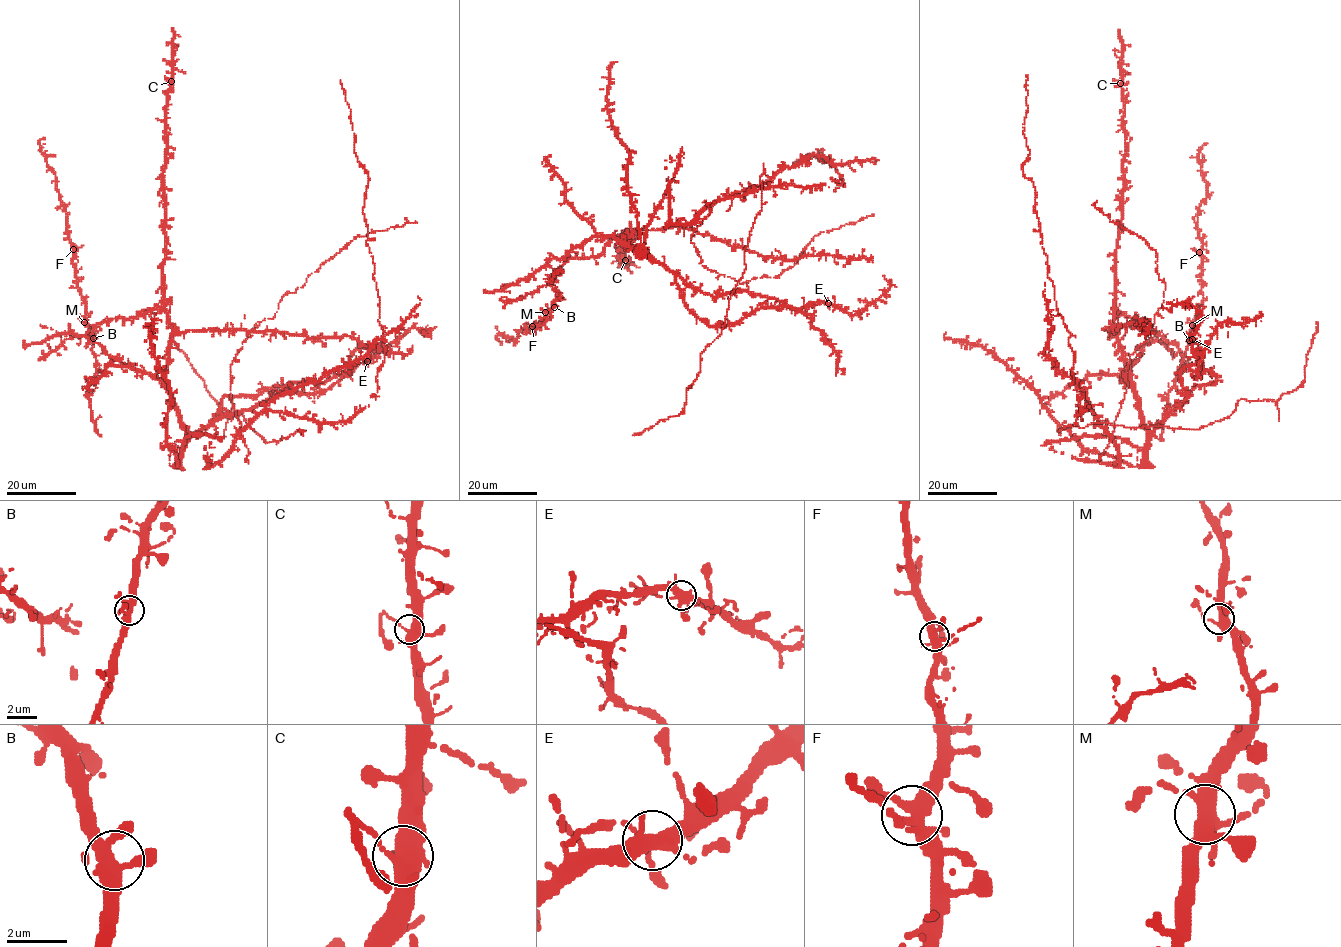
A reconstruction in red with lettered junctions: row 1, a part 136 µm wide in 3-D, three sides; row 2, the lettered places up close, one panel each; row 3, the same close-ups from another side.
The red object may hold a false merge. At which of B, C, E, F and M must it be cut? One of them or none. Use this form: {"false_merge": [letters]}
{"false_merge": []}

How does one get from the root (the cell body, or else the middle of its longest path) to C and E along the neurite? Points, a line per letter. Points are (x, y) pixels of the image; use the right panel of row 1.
C: (1051, 443), (1115, 436), (1142, 448), (1147, 438), (1125, 353), (1114, 331), (1126, 149), (1120, 83)
E: (1051, 443), (1084, 436), (1115, 436), (1142, 448), (1163, 418), (1187, 397), (1181, 371), (1198, 359), (1192, 338)

